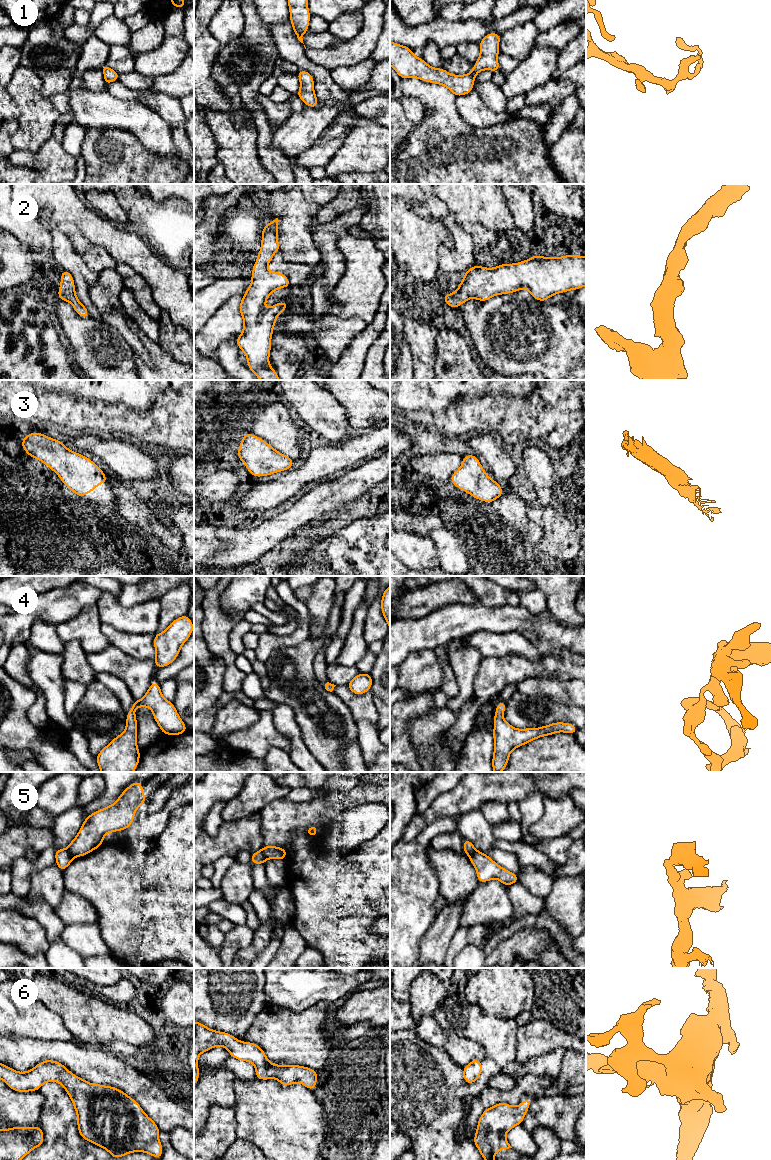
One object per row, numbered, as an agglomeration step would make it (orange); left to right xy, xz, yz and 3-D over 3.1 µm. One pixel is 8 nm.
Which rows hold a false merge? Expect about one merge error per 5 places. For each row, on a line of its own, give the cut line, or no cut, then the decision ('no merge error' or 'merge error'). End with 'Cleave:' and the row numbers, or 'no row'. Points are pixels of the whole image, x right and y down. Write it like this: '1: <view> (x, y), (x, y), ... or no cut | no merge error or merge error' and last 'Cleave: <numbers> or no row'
1: no cut | no merge error
2: no cut | no merge error
3: no cut | no merge error
4: no cut | no merge error
5: xy (66, 849), (73, 857) | merge error
6: no cut | no merge error
Cleave: 5

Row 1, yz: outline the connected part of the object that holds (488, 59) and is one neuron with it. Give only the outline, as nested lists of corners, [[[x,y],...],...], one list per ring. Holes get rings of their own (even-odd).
[[[491,32],[480,42],[480,55],[470,73],[453,75],[443,68],[429,66],[423,58],[416,57],[412,49],[390,41],[390,66],[401,79],[418,78],[448,88],[456,97],[473,91],[477,74],[482,70],[501,71],[498,64],[499,42],[501,34]]]

